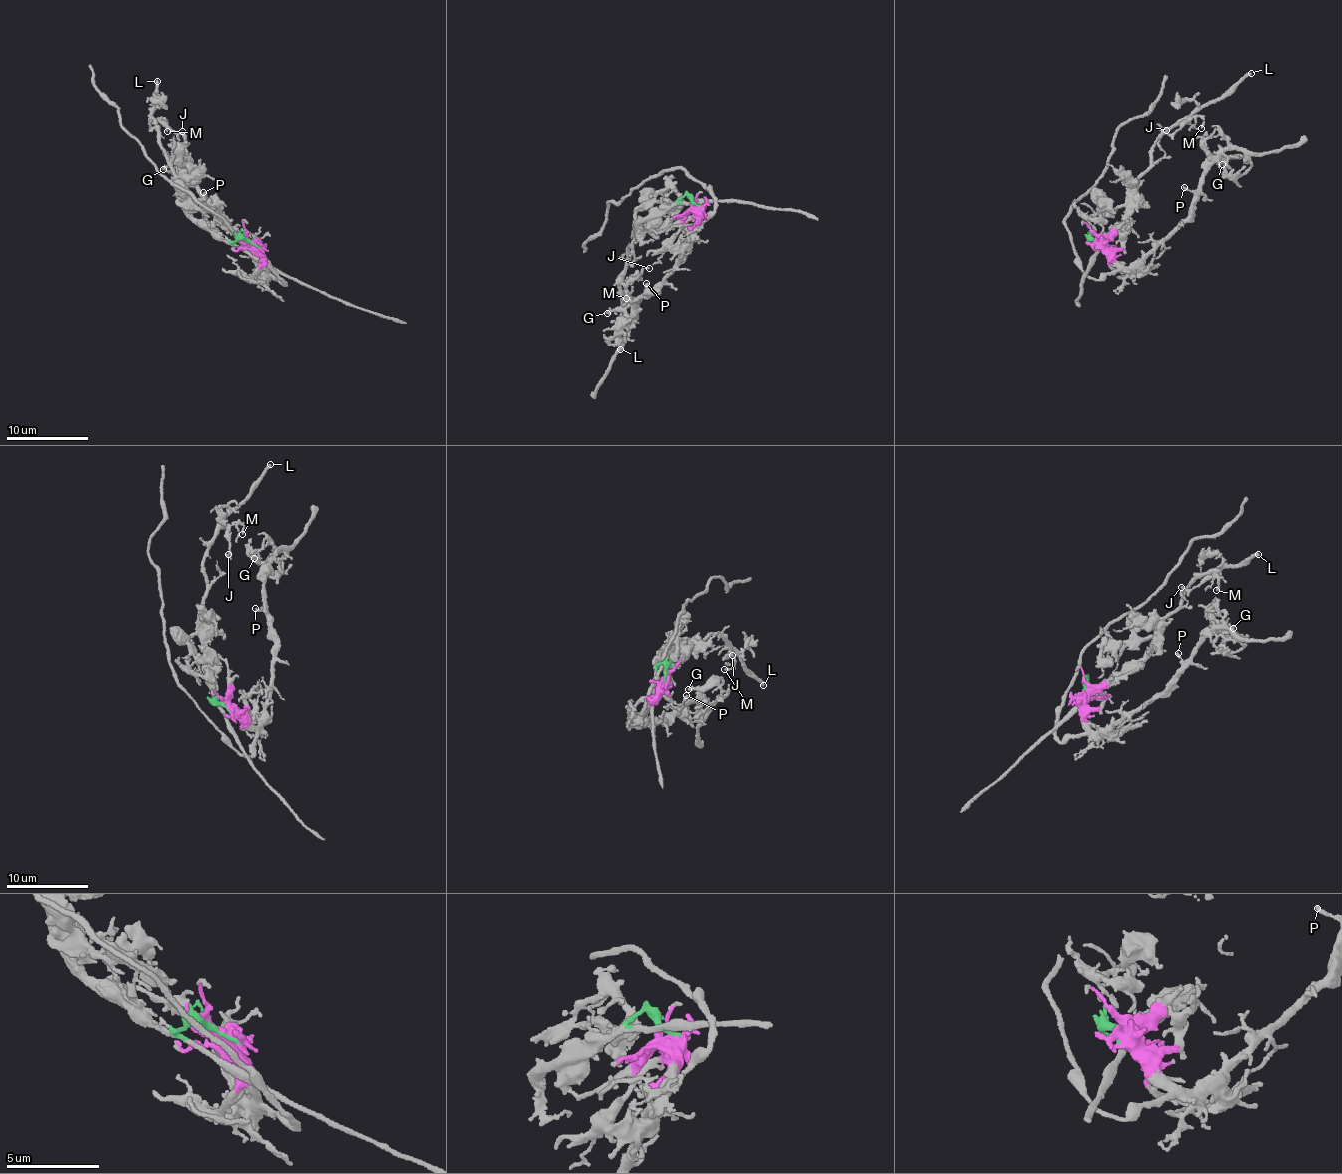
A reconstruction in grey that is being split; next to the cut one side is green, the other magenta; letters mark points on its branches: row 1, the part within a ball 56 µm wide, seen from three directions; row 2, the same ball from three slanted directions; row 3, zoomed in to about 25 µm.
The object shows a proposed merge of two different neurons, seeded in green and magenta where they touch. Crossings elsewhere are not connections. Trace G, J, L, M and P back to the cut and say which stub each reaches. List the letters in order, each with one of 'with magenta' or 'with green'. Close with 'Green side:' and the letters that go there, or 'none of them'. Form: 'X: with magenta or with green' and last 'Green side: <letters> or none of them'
G: with magenta
J: with green
L: with green
M: with green
P: with magenta
Green side: J, L, M

